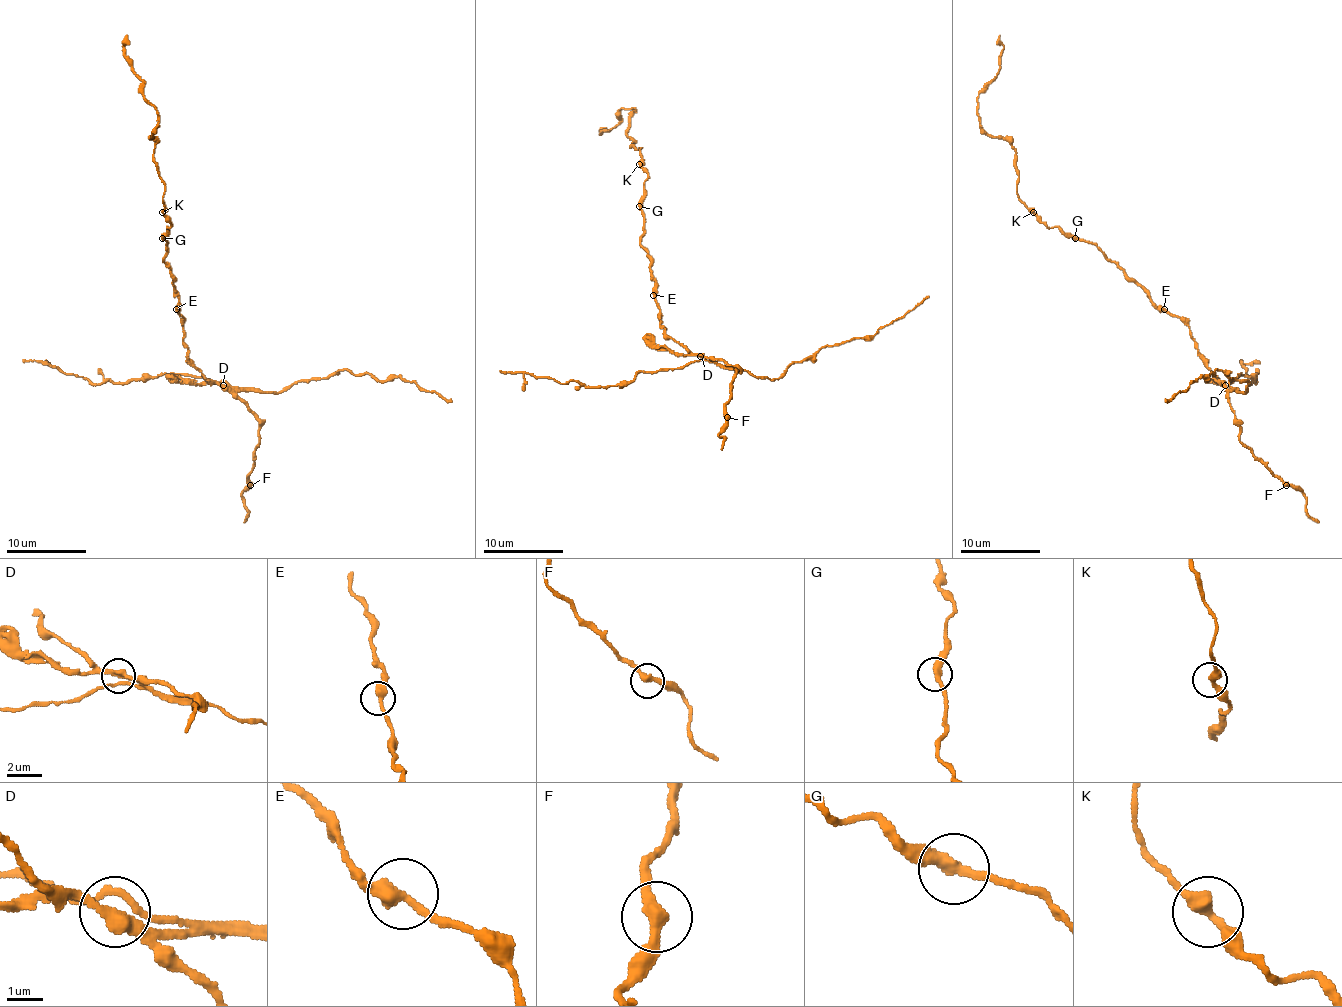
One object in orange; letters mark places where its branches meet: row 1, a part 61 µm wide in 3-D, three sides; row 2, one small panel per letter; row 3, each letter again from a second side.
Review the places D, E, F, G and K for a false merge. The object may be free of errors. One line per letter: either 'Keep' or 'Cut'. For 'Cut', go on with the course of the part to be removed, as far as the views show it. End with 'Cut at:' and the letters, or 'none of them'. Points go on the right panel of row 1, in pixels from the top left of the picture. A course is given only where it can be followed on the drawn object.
D: Cut. Course of the part to remove: (1226, 385), (1234, 391), (1246, 391), (1248, 381), (1232, 379), (1218, 369), (1208, 381), (1204, 377), (1166, 401)
E: Keep
F: Keep
G: Keep
K: Keep
Cut at: D

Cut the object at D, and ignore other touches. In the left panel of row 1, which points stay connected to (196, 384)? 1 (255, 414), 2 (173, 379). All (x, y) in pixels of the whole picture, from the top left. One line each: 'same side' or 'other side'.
1: other side
2: same side

